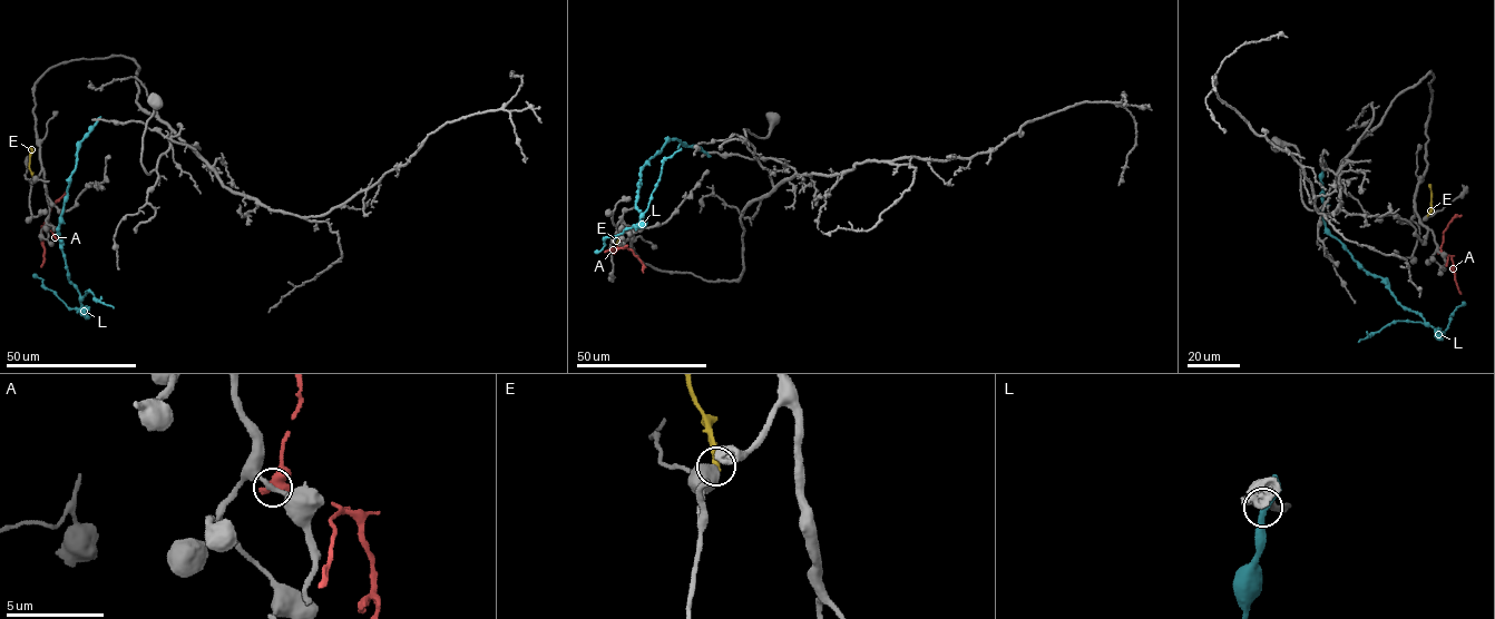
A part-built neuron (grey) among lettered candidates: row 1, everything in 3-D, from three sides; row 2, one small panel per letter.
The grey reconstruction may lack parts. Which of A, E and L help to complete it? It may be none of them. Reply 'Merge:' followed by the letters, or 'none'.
Merge: none

